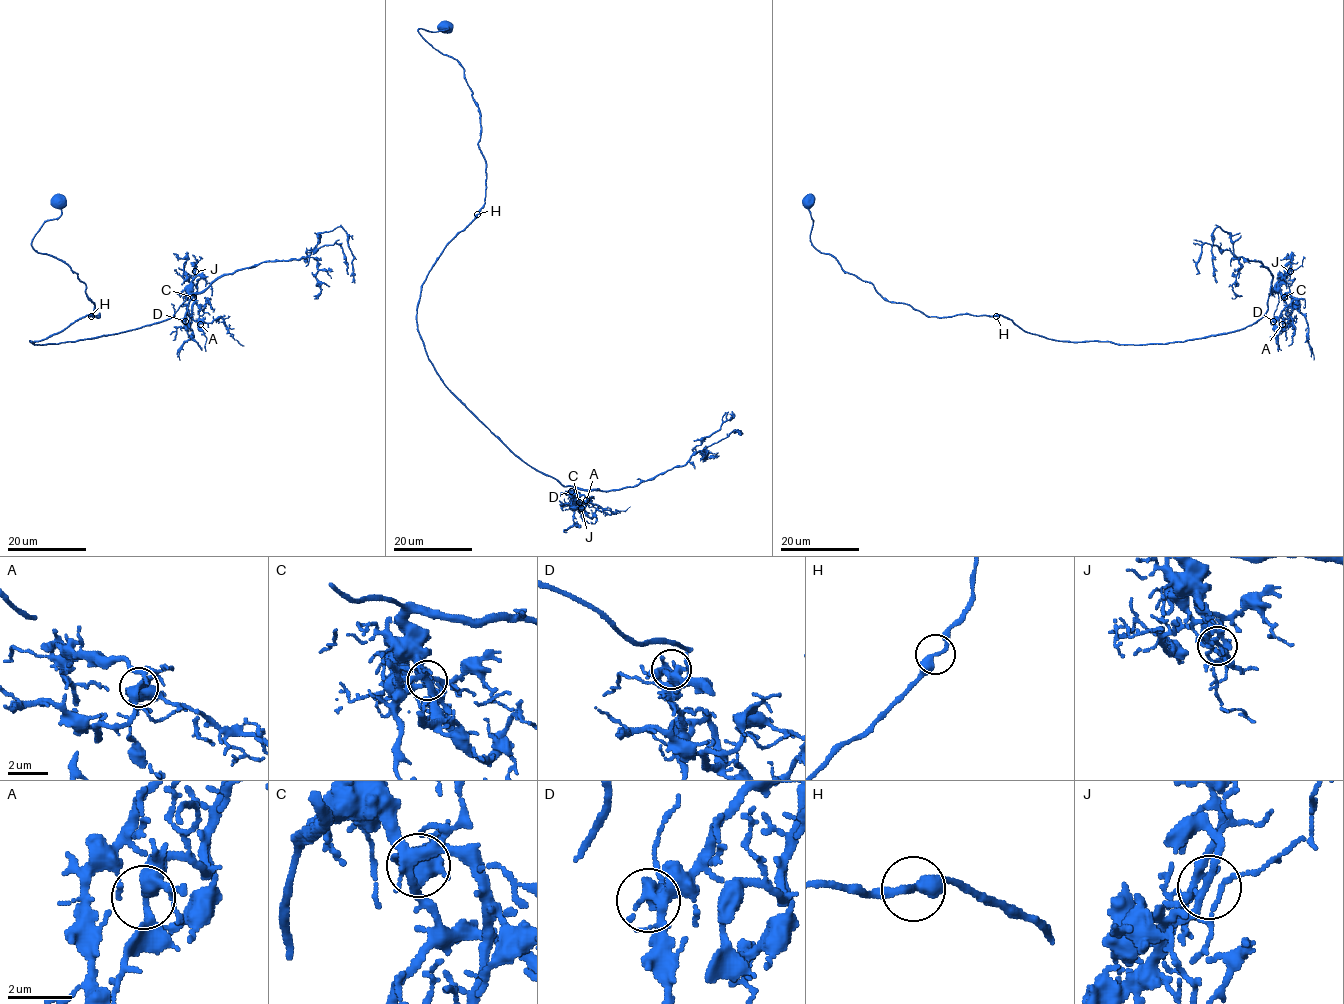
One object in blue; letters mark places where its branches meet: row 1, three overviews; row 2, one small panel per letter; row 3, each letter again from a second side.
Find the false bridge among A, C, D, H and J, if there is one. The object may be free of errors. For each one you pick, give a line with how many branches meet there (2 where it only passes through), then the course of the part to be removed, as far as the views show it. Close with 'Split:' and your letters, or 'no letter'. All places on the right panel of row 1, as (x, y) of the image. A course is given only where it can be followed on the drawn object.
Split: no letter

